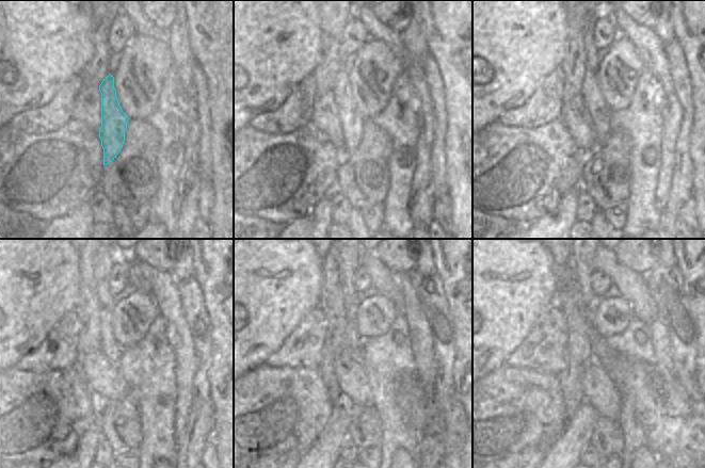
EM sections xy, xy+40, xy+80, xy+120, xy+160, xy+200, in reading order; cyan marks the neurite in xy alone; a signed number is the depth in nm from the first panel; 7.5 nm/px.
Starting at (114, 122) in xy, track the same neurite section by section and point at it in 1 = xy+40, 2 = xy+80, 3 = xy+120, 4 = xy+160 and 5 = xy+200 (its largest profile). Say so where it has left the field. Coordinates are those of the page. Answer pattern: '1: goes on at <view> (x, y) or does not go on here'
1: goes on at xy+40 (352, 123)
2: goes on at xy+80 (589, 102)
3: goes on at xy+120 (111, 348)
4: goes on at xy+160 (348, 260)
5: goes on at xy+200 (581, 260)

